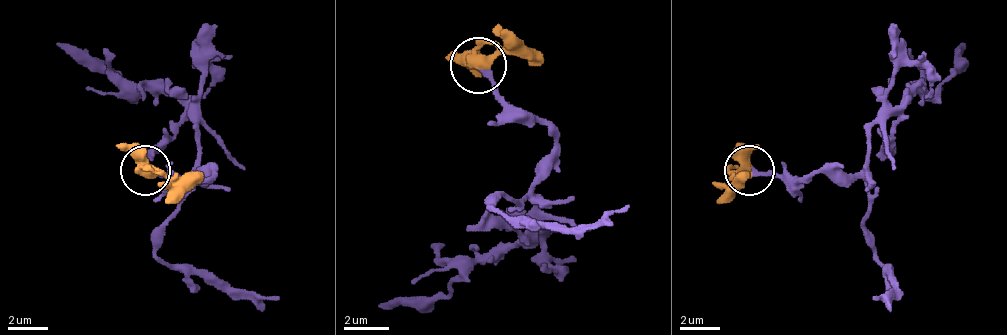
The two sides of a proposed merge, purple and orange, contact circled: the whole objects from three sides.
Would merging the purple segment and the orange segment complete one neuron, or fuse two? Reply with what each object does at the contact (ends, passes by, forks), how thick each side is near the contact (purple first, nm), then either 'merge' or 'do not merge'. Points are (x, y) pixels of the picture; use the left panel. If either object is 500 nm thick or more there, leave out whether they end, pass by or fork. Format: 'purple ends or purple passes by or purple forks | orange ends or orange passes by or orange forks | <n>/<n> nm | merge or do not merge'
360/500 nm | merge

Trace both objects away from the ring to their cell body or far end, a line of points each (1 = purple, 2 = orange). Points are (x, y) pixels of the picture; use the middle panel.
1: (477, 64), (550, 131), (555, 159), (533, 187), (538, 215), (505, 254), (466, 271), (443, 293), (376, 305)
2: (477, 64), (499, 53), (533, 53), (544, 64)

